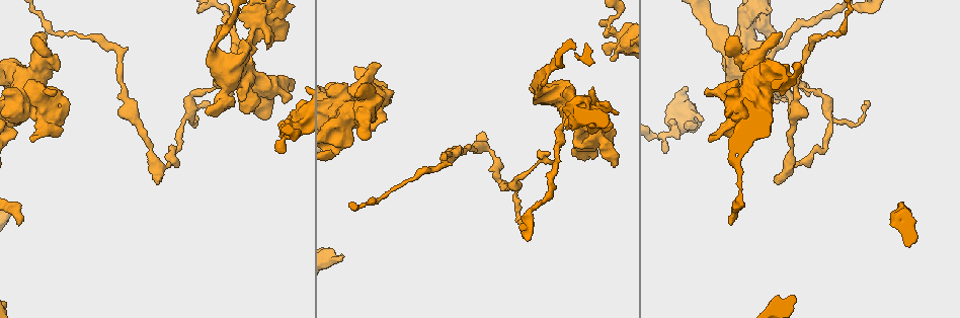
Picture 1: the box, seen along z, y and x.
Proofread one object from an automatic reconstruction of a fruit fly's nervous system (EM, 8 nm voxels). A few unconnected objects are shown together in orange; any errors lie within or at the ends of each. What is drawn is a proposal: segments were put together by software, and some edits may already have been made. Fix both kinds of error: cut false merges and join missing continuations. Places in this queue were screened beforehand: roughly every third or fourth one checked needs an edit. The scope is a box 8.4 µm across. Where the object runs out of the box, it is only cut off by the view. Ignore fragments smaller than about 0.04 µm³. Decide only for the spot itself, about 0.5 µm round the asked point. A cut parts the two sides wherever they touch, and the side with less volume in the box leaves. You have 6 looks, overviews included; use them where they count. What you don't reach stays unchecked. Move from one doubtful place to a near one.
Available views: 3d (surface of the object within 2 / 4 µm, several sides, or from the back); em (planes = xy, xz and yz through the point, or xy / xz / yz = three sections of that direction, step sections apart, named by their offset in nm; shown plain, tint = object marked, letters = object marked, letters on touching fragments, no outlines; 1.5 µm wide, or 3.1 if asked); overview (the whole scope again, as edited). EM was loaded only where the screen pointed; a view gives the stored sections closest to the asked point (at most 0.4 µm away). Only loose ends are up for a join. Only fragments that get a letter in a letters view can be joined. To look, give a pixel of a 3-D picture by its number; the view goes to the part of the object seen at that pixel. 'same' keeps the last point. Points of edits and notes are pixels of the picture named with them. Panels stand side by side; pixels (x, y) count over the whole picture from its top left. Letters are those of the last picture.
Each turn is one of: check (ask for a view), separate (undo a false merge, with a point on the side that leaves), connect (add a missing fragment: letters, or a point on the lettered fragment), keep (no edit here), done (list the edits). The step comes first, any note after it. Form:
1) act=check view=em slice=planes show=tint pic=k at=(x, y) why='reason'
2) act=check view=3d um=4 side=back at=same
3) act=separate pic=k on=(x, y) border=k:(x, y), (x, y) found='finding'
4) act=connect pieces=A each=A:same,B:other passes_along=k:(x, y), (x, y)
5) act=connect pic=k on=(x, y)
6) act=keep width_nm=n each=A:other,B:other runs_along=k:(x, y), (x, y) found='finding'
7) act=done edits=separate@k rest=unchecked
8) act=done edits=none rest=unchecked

act=check view=3d um=2 side=back pic=1 at=(232, 93) why='free end'

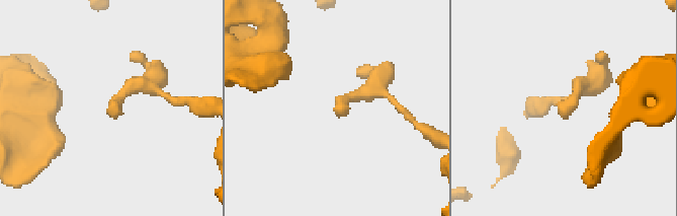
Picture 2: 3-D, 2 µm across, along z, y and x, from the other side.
act=check view=em slice=planes show=plain pic=2 at=(116, 110) why='shape alone is not enough'

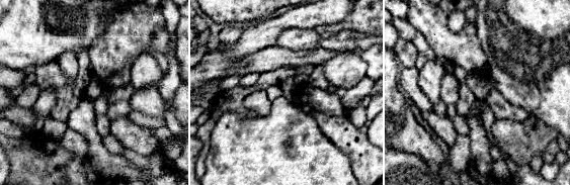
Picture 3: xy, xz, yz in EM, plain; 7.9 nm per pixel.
act=check view=em slice=planes show=letters at=same why='what lies round it'

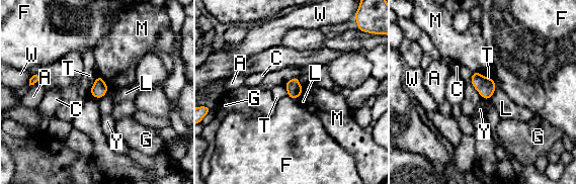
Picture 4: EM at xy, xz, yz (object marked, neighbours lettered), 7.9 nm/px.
act=keep width_nm=120 each=A:other,C:other,F:other,G:other,L:other,M:other,T:other,W:other,Y:other found='none of them fits'

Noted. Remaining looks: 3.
act=check view=em slice=planes show=letters pic=1 at=(376, 63) why='branch stops here'

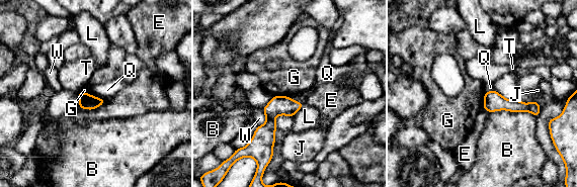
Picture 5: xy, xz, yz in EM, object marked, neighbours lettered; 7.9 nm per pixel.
act=keep width_nm=130 each=B:other,E:other,G:other,J:other,L:other,Q:other,T:other,W:other border=5:(290, 97), (304, 103) found='no lettered fragment goes on from it'

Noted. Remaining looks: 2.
act=check view=em slice=xy step=4 show=plain pic=1 at=(664, 150) why='thin end'

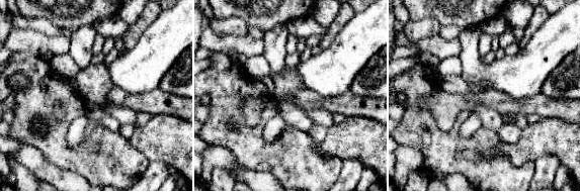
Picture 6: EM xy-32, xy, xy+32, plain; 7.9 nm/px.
act=check view=em slice=xy step=4 show=letters at=same why='what lies round it'

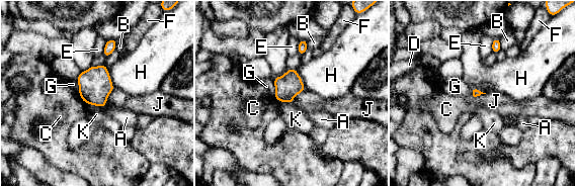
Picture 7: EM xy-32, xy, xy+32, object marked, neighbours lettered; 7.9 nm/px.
act=keep each=A:other,B:other,C:other,D:other,E:other,F:other,G:other,H:other,J:other,K:other border=7:(114, 89), (103, 107) found='no lettered fragment goes on from it'

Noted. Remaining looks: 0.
act=done edits=none rest=unchecked

